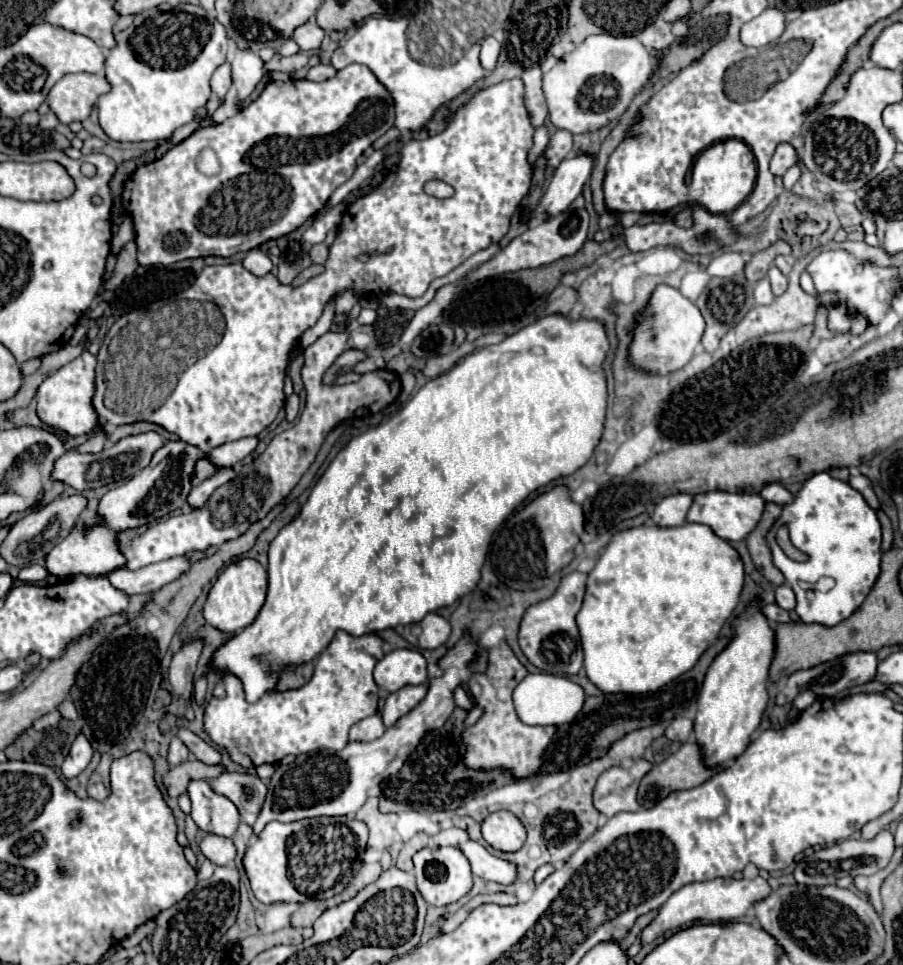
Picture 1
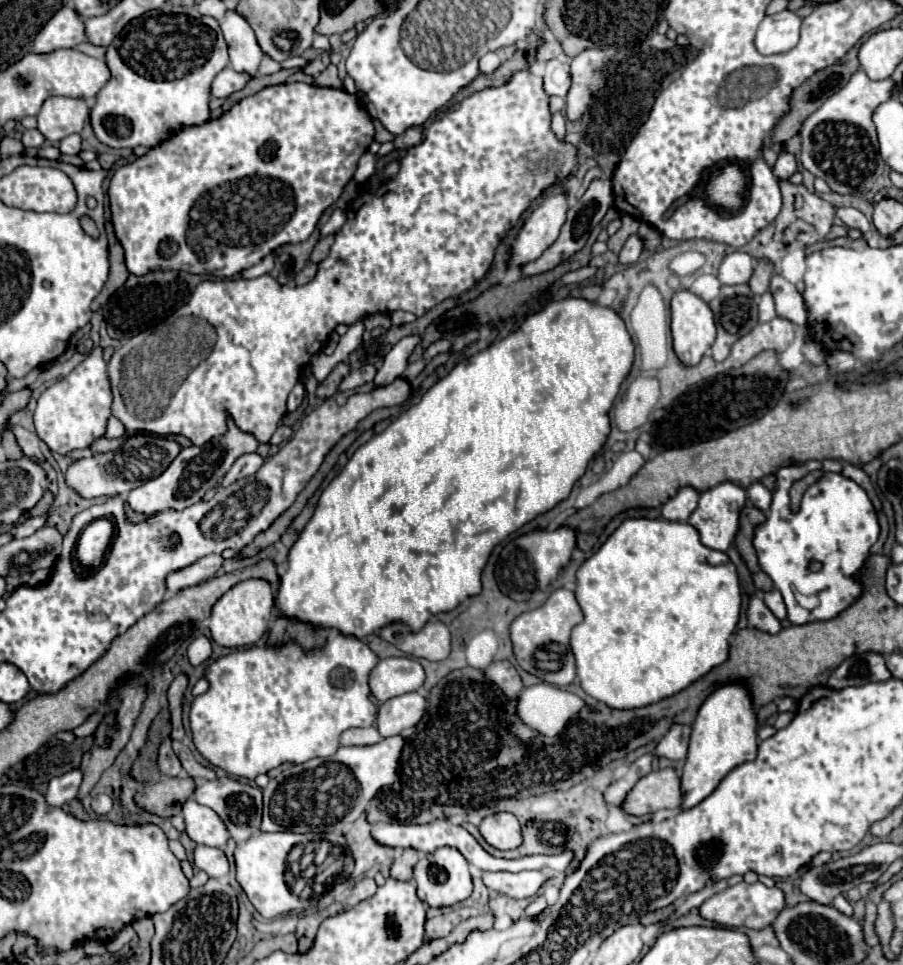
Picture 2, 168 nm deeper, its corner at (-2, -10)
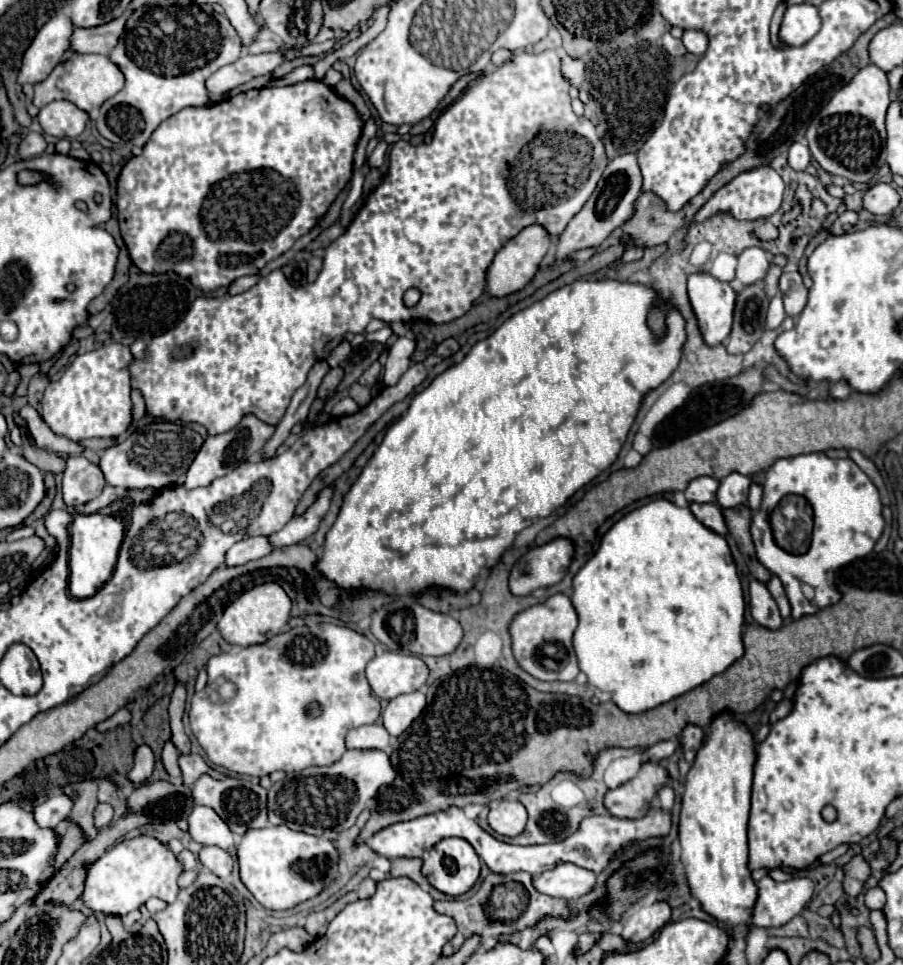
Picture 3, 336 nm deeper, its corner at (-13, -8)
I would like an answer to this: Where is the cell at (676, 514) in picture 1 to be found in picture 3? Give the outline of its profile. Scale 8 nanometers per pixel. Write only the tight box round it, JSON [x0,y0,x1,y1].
[685,477,719,503]

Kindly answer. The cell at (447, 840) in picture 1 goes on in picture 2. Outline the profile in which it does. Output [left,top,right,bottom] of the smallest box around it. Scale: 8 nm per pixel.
[372,819,574,873]

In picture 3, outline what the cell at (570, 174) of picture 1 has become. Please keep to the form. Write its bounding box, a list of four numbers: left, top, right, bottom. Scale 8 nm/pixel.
[487,223,553,297]

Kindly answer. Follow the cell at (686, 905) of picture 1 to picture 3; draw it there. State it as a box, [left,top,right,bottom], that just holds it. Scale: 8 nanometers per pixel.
[751,877,813,927]

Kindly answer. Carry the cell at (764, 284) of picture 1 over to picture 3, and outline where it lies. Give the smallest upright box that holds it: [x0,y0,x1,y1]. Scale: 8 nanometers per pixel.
[767,293,787,329]

